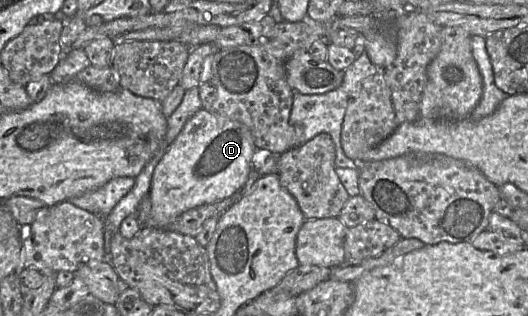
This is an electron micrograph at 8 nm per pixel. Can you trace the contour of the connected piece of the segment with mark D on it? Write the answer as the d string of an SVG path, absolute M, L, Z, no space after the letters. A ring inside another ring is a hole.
M204 108L197 111L154 169L148 192L151 210L145 227L165 229L183 212L233 195L246 183L255 151L247 126Z

